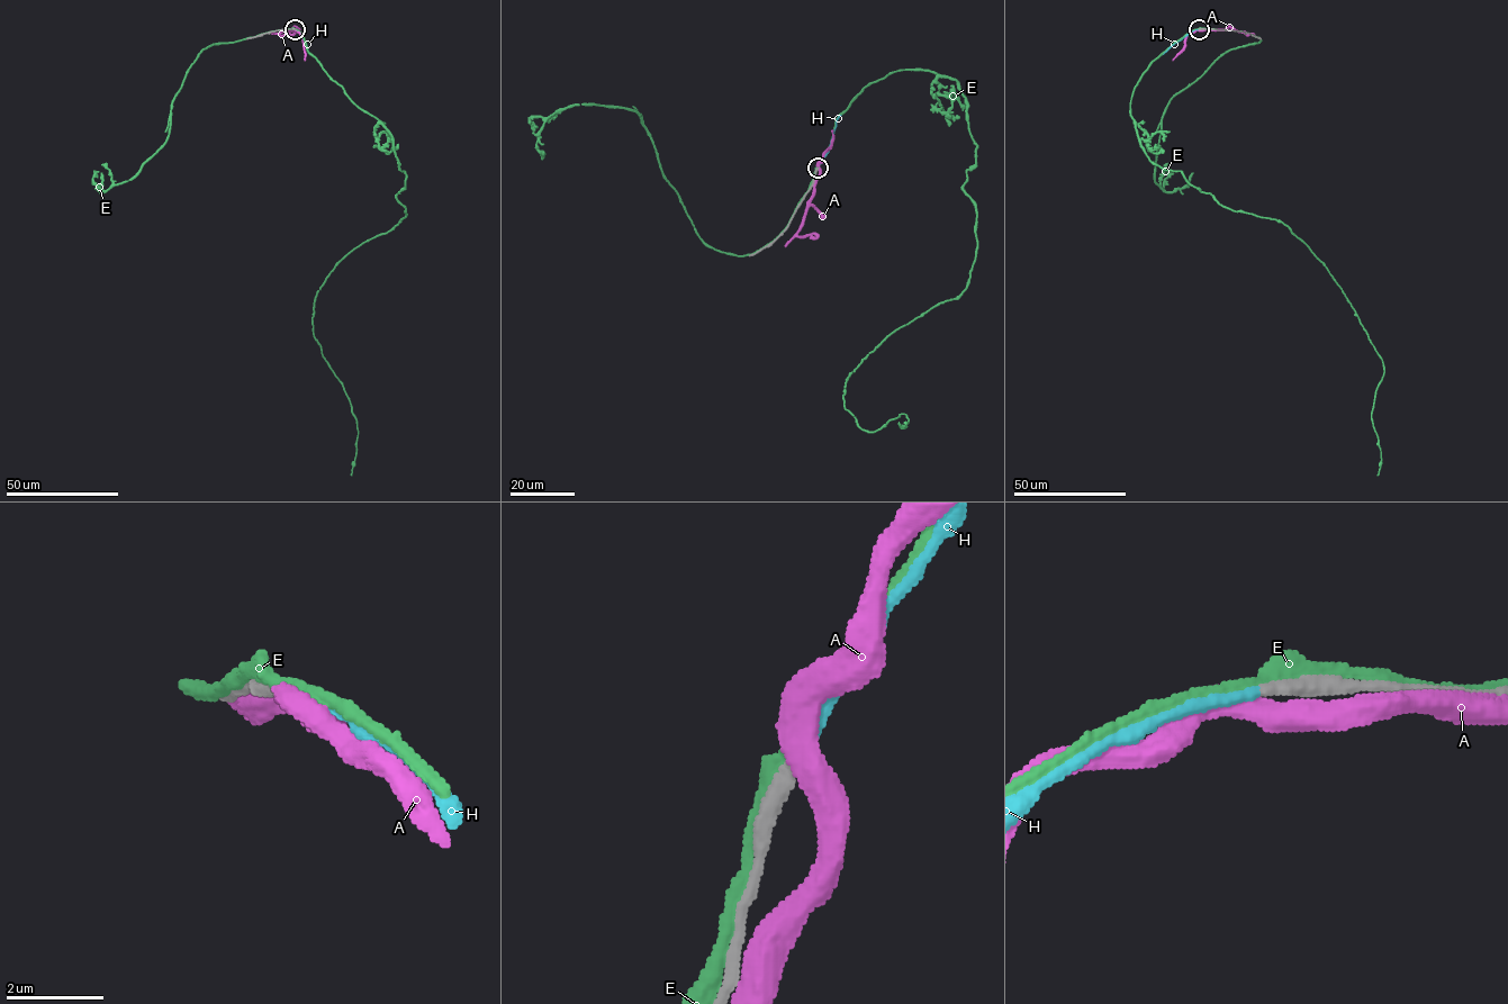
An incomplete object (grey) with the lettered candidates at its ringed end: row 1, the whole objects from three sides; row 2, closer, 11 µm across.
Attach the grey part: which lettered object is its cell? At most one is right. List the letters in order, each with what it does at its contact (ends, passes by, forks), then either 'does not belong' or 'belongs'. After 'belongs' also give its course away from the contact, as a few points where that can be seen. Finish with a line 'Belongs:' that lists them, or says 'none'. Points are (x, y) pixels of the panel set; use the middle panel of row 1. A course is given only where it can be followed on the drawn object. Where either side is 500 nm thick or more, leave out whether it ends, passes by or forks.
A: it passes by | does not belong
E: it passes by | does not belong
H: it ends | belongs | via (818, 166), (840, 115)
Belongs: H

